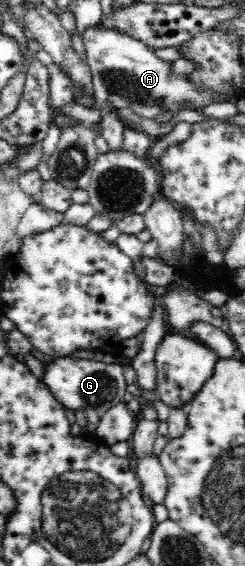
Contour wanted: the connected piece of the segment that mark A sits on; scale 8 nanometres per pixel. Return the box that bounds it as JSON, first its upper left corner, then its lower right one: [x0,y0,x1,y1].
[80,26,222,119]

